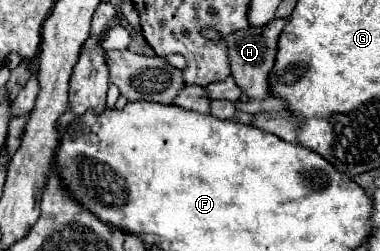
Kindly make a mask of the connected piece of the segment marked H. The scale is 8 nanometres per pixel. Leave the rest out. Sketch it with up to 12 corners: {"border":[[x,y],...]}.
{"border":[[287,20],[225,38],[231,76],[249,98],[269,98],[267,76]]}

